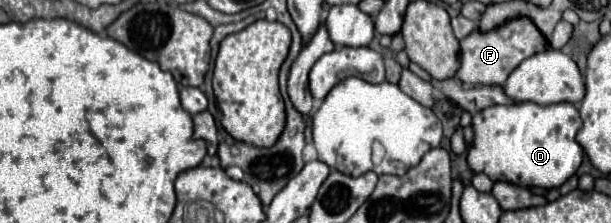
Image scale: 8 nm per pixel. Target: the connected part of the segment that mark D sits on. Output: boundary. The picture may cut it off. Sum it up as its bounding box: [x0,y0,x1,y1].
[466,102,584,190]

